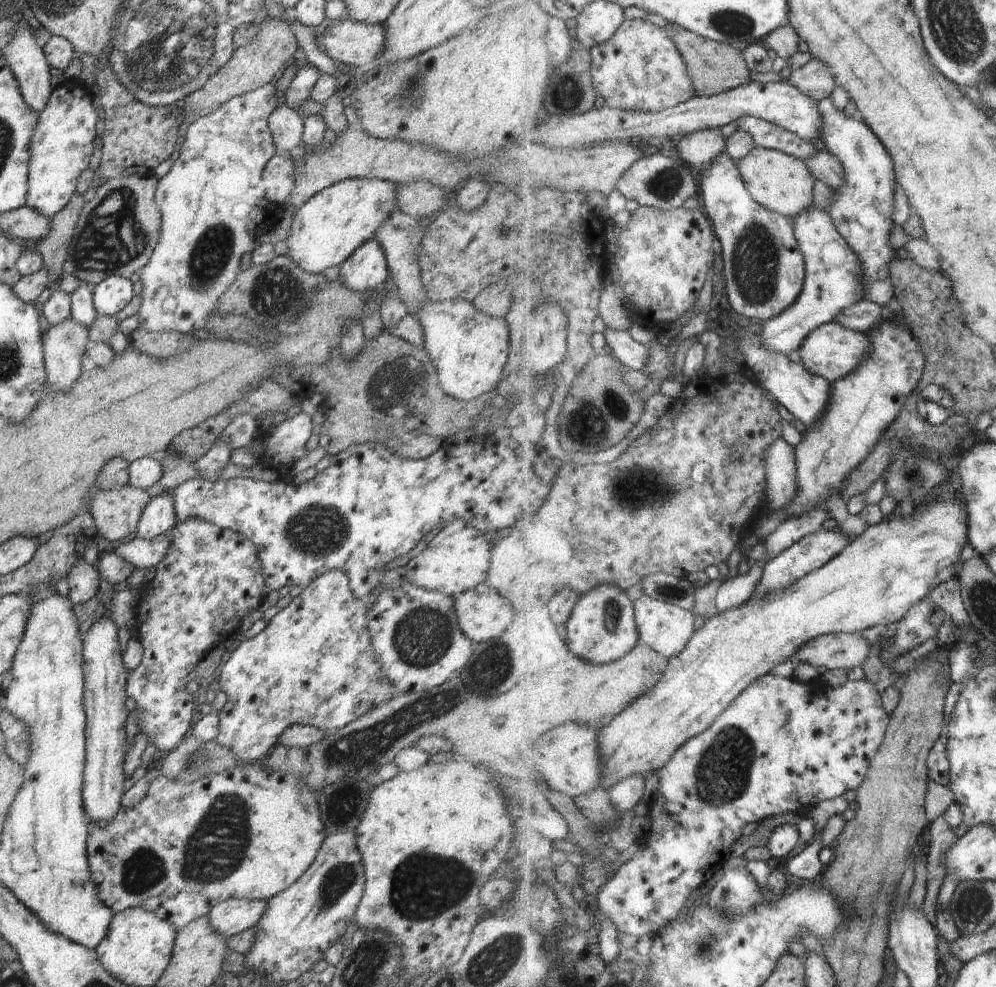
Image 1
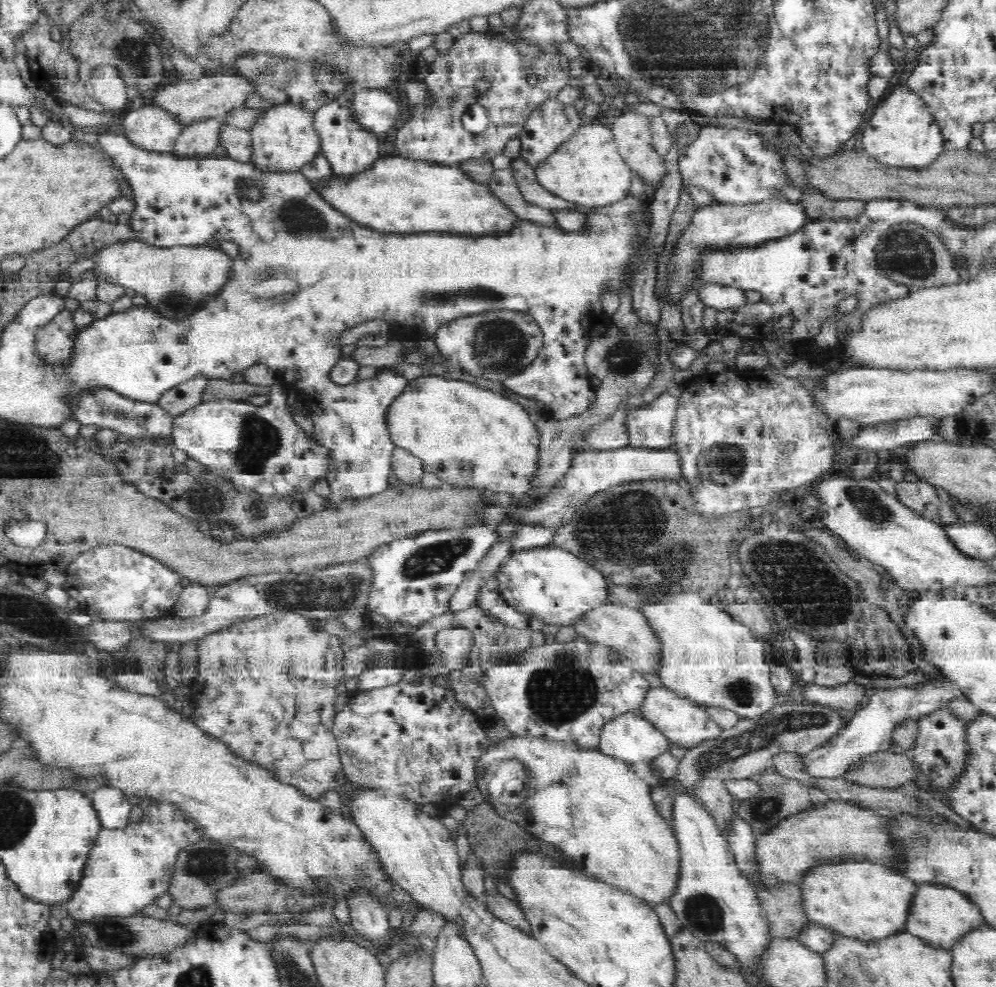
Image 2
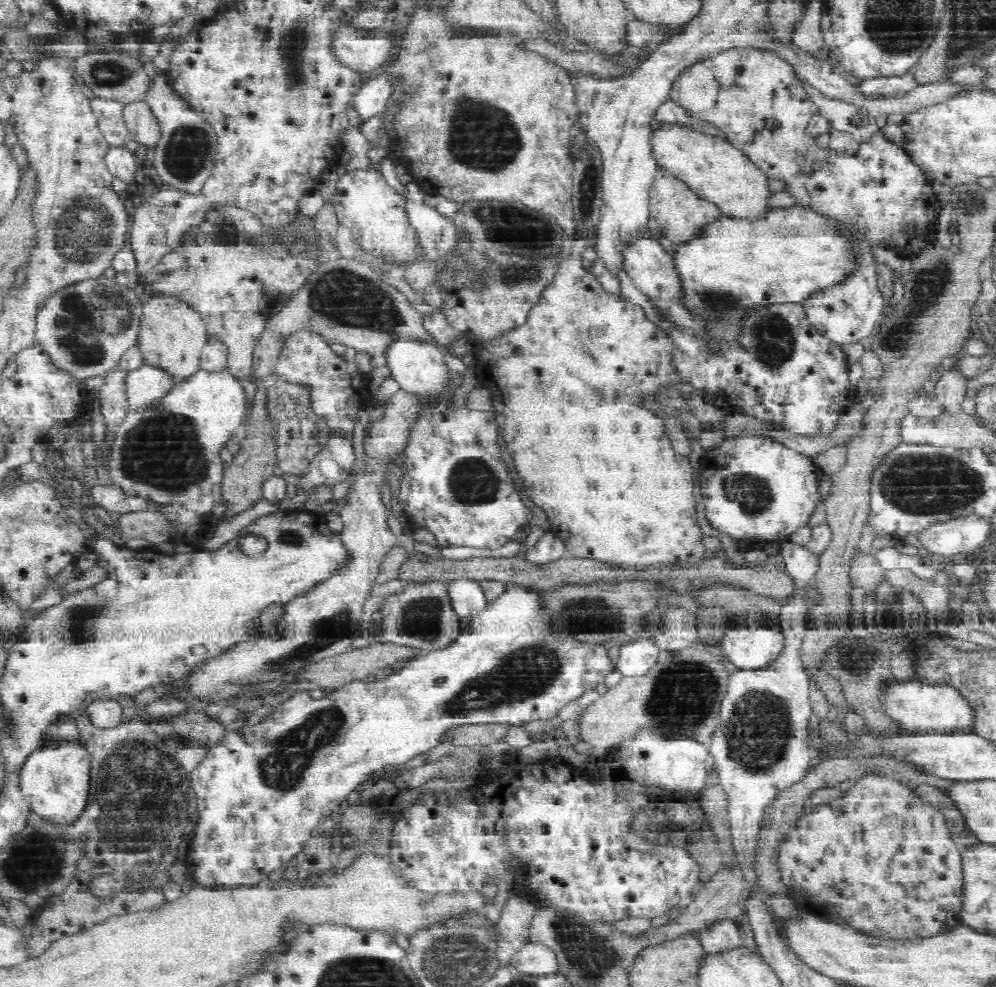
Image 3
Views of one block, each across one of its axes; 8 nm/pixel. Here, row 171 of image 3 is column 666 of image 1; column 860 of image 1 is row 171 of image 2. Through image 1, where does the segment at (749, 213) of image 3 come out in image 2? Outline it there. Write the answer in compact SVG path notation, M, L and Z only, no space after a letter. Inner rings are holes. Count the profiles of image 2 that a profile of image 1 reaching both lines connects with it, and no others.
M597 118L590 124L580 125L570 140L561 144L558 150L535 170L538 183L542 184L544 189L568 201L578 202L584 207L598 208L619 202L629 196L632 184L632 169L618 152L618 145L608 119Z

